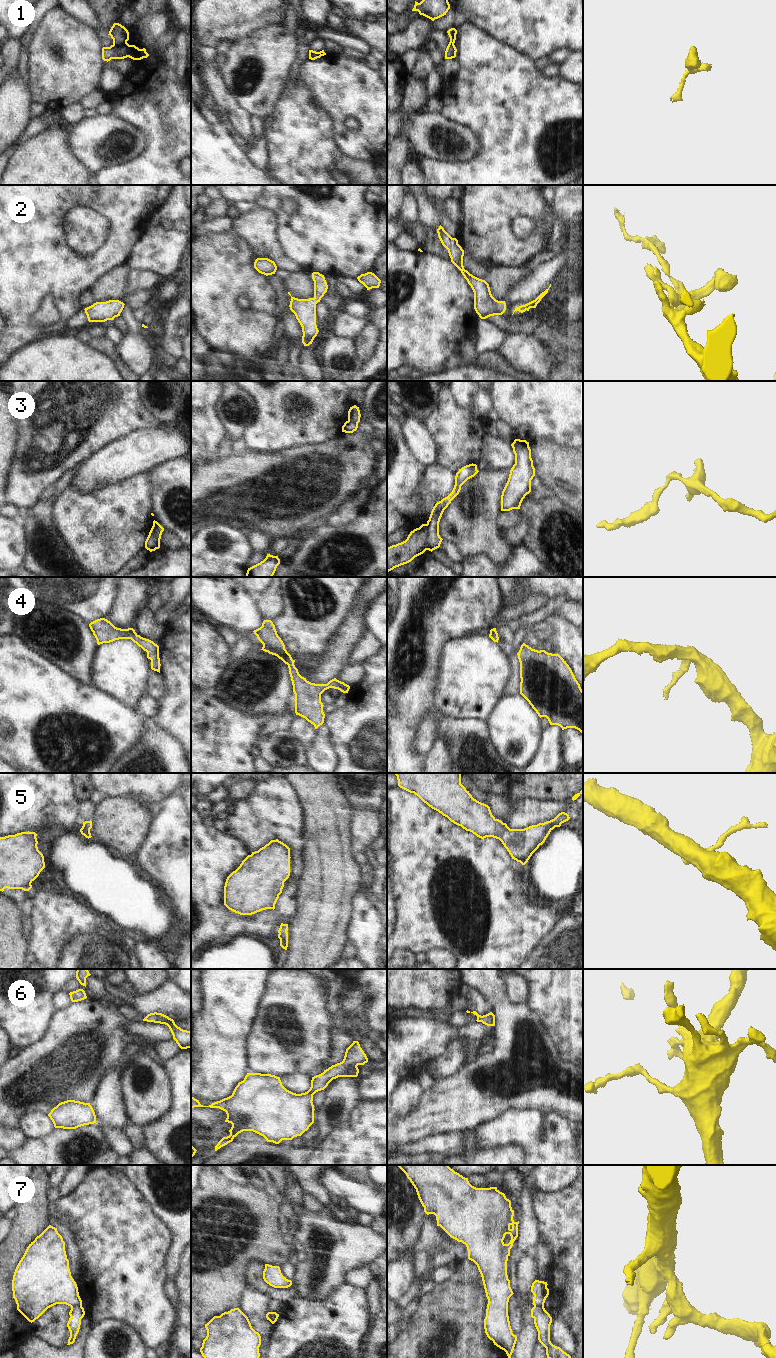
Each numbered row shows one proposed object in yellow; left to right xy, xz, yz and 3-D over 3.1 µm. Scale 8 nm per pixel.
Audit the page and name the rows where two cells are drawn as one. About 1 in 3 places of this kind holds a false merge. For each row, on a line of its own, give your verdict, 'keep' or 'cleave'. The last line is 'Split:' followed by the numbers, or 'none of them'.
1: cleave
2: keep
3: cleave
4: keep
5: keep
6: keep
7: cleave
Split: 1, 3, 7

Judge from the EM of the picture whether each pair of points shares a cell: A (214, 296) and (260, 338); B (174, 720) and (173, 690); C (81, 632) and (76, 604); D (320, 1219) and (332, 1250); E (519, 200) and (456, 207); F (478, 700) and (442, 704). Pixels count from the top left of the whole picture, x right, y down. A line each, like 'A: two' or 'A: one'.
A: one
B: one
C: two
D: one
E: two
F: one

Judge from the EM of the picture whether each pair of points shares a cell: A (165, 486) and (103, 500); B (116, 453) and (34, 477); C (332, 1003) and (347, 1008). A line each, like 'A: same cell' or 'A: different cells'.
A: different cells
B: different cells
C: different cells

